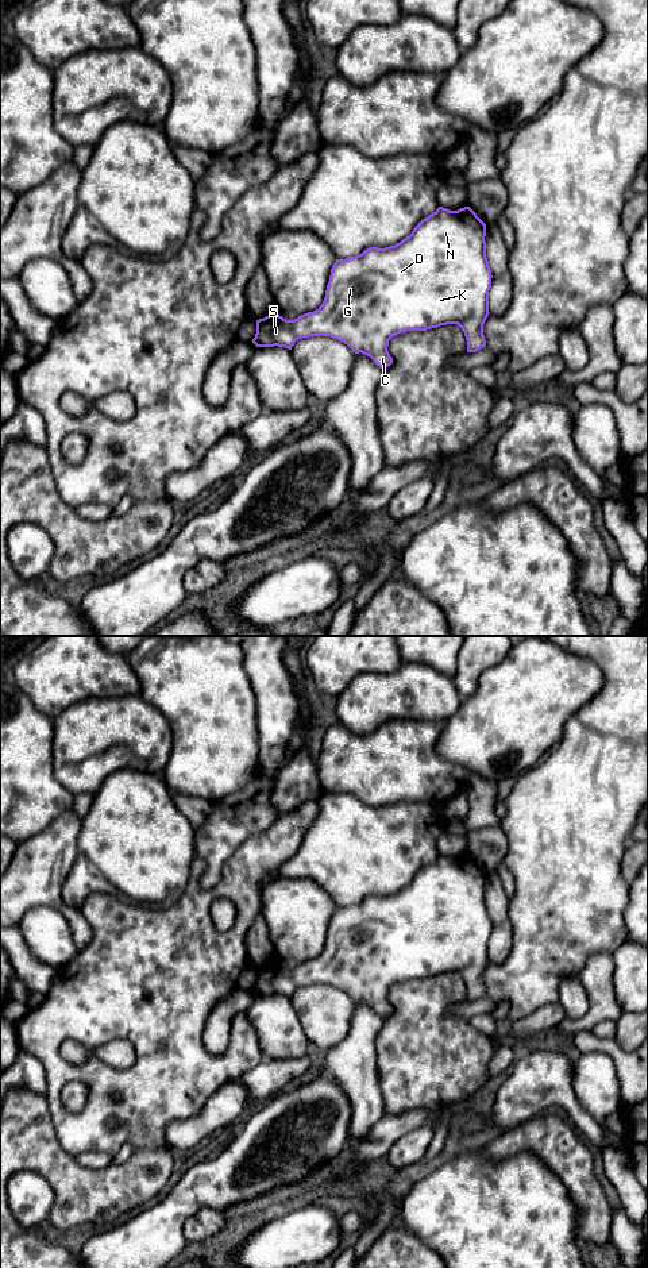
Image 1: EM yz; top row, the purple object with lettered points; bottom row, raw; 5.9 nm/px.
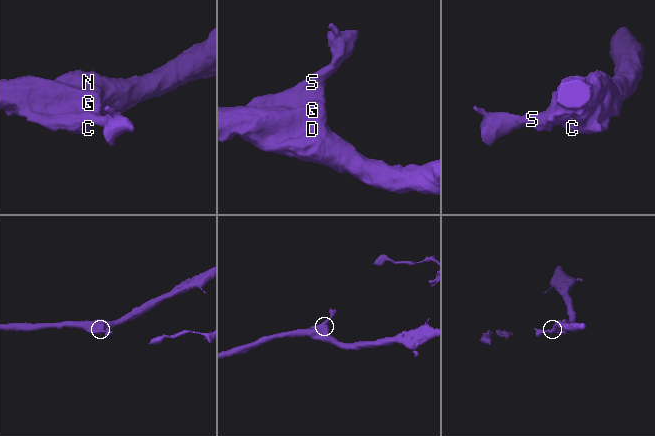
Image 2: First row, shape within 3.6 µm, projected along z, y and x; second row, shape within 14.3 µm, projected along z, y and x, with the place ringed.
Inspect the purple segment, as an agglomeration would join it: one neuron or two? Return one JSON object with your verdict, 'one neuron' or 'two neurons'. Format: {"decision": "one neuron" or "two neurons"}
{"decision": "one neuron"}

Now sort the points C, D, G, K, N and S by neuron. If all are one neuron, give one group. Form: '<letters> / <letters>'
C D G K N S

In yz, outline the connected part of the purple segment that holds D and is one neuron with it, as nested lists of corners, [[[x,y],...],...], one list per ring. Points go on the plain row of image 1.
[[[439,855],[400,891],[385,897],[370,895],[359,903],[336,907],[323,952],[294,968],[286,968],[278,961],[256,968],[252,991],[256,995],[292,998],[301,986],[331,984],[385,1017],[393,1011],[387,999],[393,984],[458,972],[464,980],[467,1001],[477,1001],[486,994],[483,972],[490,961],[489,939],[493,926],[485,884],[486,872],[470,855],[458,859]]]

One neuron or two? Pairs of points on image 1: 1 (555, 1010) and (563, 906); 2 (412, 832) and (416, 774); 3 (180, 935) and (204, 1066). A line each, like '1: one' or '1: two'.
1: two
2: two
3: one

